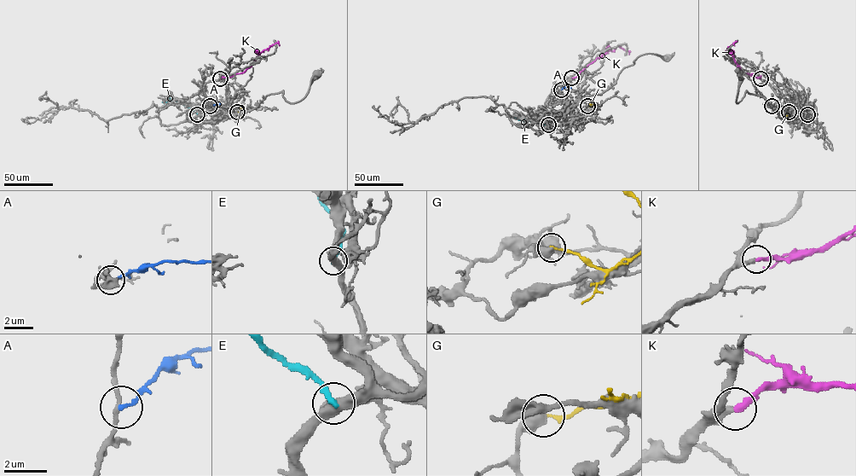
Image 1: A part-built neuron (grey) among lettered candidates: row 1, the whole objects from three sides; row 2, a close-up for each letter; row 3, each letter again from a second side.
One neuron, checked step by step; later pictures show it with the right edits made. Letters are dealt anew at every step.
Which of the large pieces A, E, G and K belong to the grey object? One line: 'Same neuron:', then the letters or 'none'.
Same neuron: K

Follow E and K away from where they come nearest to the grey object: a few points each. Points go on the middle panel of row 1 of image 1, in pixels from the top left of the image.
E: (548, 124), (516, 116)
K: (571, 78), (576, 77), (597, 57), (616, 46), (628, 51), (628, 54)

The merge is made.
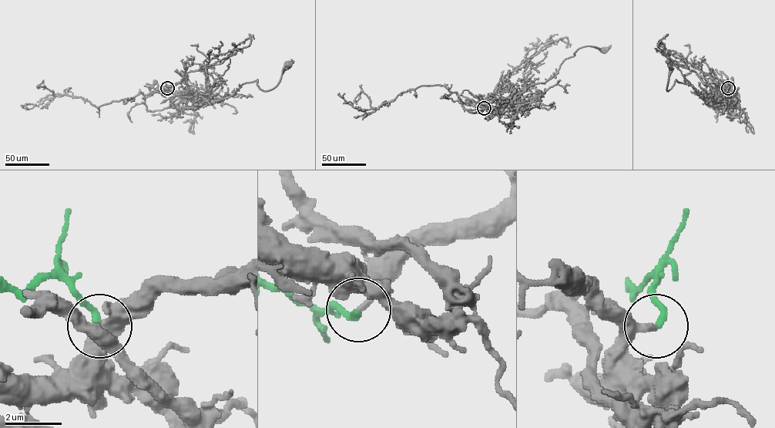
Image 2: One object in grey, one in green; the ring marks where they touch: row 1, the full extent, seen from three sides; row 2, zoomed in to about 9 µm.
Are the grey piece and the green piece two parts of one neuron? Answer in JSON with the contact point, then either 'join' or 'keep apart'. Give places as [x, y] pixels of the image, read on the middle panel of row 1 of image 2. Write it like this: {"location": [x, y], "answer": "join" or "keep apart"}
{"location": [484, 108], "answer": "join"}

